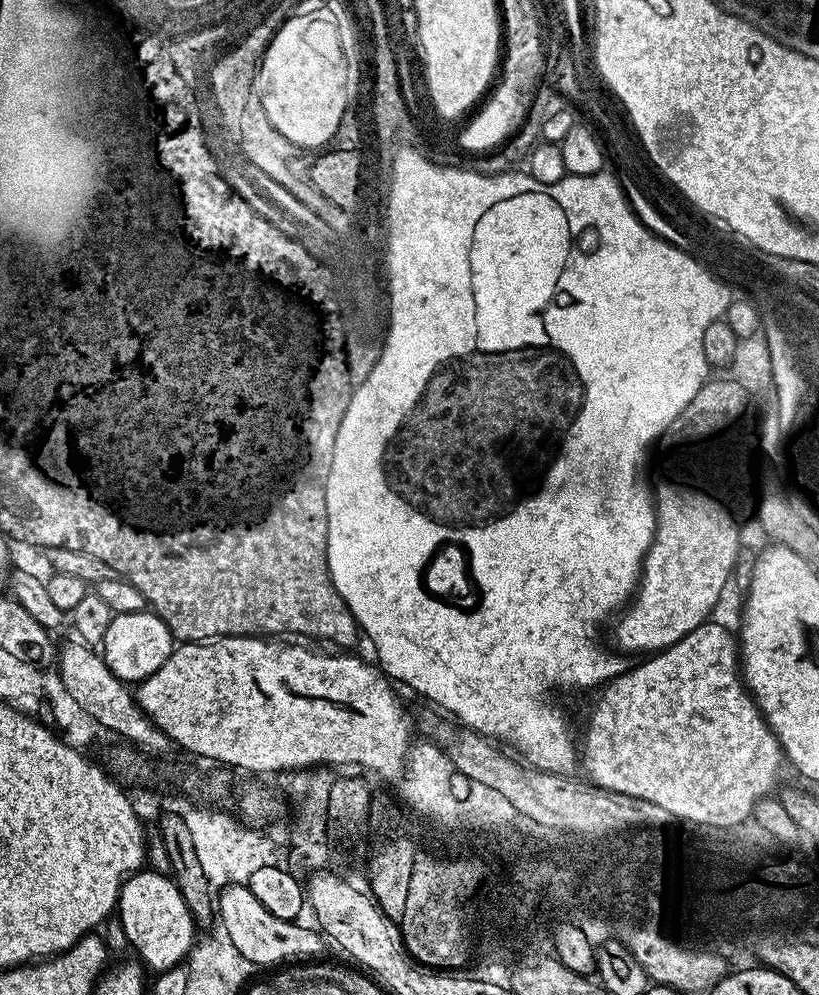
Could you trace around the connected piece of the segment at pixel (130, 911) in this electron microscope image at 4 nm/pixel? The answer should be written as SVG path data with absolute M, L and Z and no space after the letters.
M141 870L132 873L120 887L118 917L124 927L124 936L132 943L132 948L141 956L145 965L164 972L183 961L192 951L197 939L198 925L193 920L182 894L171 875Z

